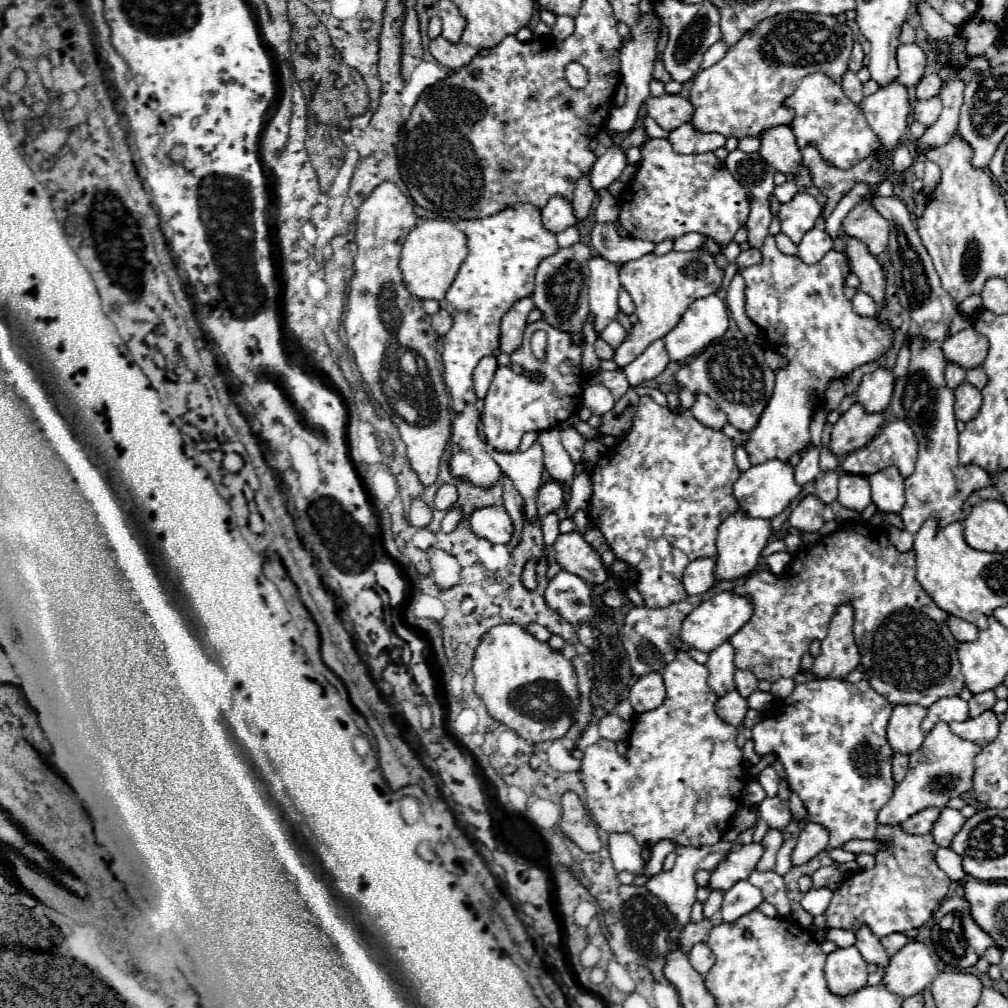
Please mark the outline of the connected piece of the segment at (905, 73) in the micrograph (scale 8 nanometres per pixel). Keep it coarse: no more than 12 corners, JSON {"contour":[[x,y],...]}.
{"contour":[[910,43],[898,47],[898,81],[920,83],[926,53]]}

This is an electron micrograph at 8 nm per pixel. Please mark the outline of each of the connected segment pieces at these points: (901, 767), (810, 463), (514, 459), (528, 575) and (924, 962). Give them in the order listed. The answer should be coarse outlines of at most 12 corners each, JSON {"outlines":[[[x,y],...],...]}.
{"outlines":[[[908,755],[892,759],[894,781],[900,783],[908,771]],[[820,449],[806,451],[796,465],[796,483],[820,475]],[[542,447],[490,451],[502,473],[524,497],[528,521],[536,521],[542,485]],[[526,563],[522,583],[528,591],[536,589],[536,565]],[[906,943],[884,969],[888,991],[910,997],[938,975],[926,943]]]}

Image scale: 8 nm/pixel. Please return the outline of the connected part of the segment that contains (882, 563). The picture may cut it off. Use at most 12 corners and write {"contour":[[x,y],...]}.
{"contour":[[842,525],[758,571],[736,667],[800,671],[840,603],[870,685],[930,707],[964,689],[914,551]]}

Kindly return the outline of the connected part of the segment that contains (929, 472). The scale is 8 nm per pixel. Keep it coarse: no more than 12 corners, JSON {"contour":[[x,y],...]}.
{"contour":[[912,337],[890,411],[914,429],[904,529],[960,521],[984,469],[958,463],[954,389],[936,343]]}

